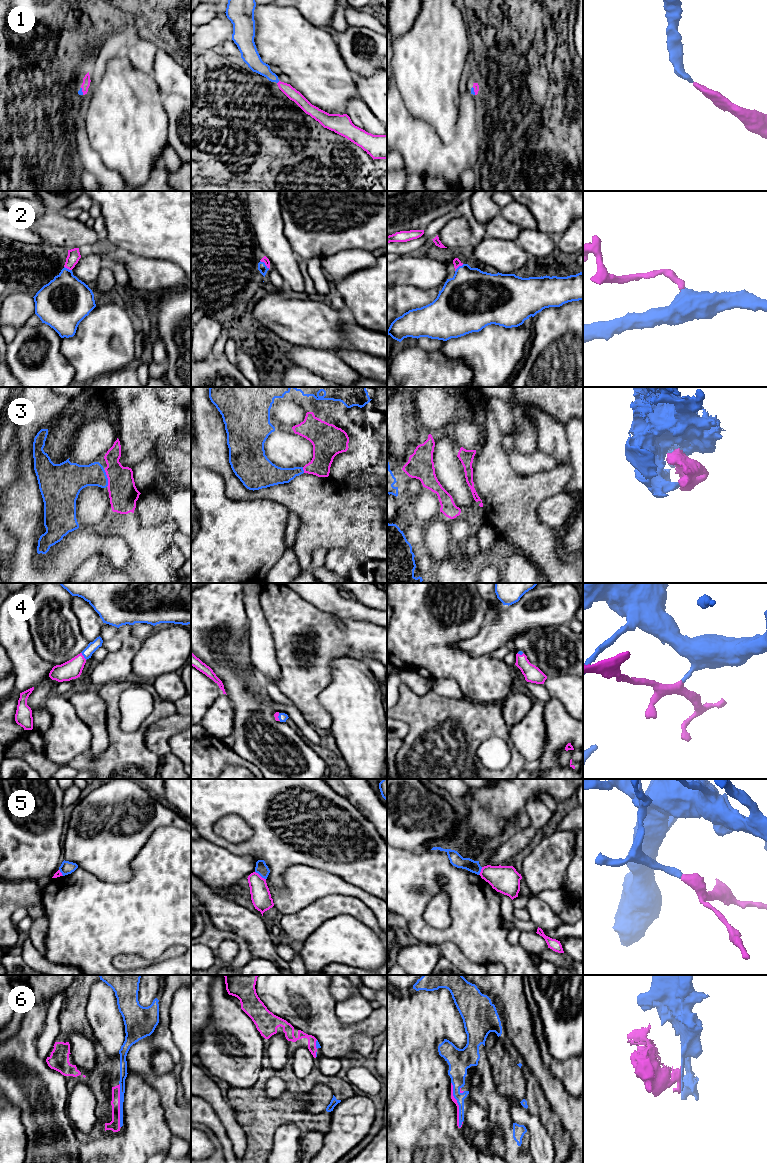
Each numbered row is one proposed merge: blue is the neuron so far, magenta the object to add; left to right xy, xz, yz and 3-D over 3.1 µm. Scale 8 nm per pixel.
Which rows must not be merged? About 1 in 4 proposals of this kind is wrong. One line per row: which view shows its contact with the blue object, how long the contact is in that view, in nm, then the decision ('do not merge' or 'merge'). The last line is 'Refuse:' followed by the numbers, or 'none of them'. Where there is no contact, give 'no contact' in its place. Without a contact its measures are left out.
1: contact in yz; length 70 nm; merge
2: contact in xz; length 100 nm; merge
3: contact in xy; length 140 nm; merge
4: contact in xy; length 80 nm; merge
5: contact in xz; length 110 nm; do not merge
6: contact in yz; length 380 nm; merge
Refuse: 5

